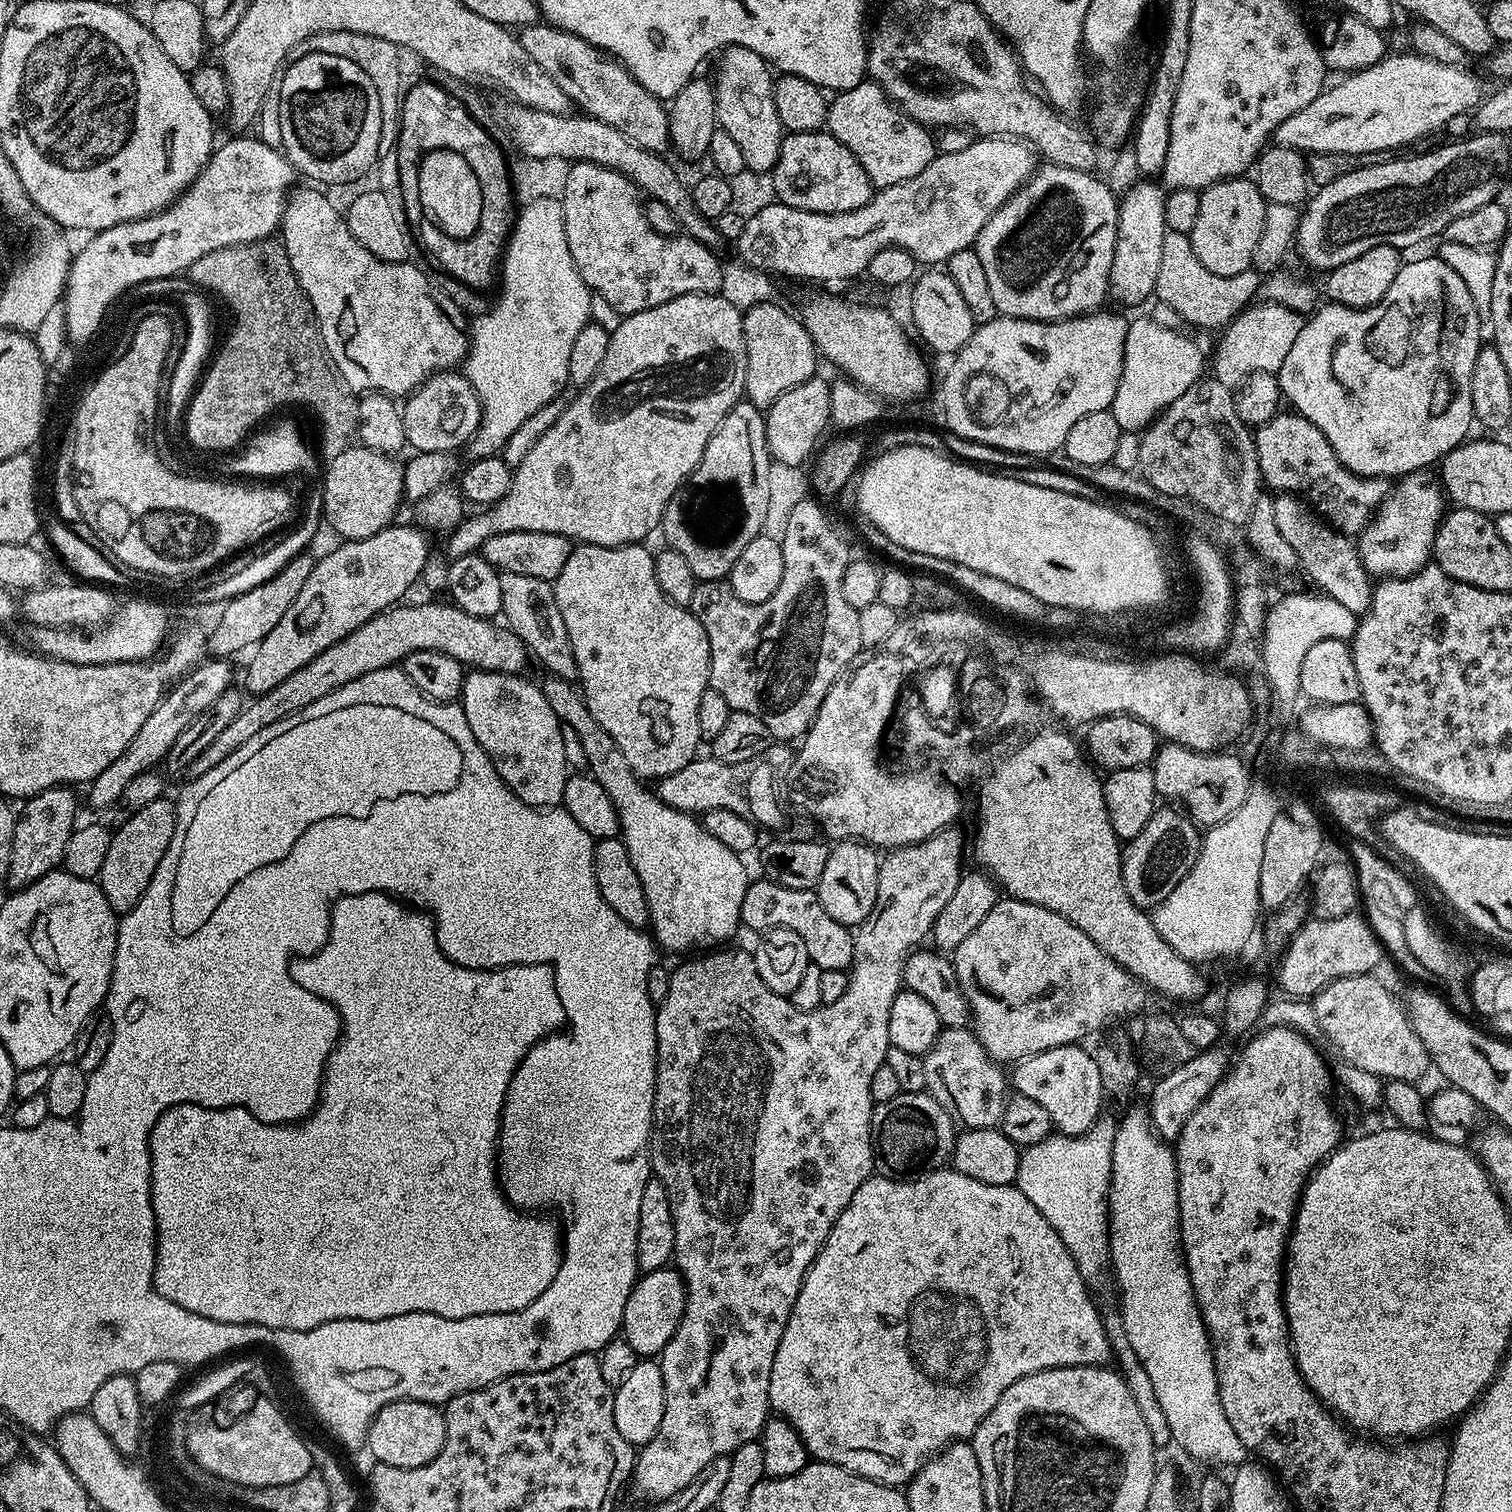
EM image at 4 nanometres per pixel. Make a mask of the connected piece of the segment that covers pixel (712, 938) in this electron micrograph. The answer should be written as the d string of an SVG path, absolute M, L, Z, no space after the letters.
M551 674L545 675L543 678L545 680L544 682L542 681L542 689L546 696L546 701L550 702L550 706L554 708L554 713L557 714L560 723L572 728L574 734L578 734L578 742L582 742L582 754L586 754L586 762L588 763L586 769L587 774L596 779L598 785L602 786L603 790L606 790L606 793L608 793L616 807L617 817L620 819L619 835L622 837L626 850L630 854L630 862L634 862L634 870L638 874L638 882L642 882L642 890L646 894L648 924L650 925L650 932L654 937L655 943L659 945L663 951L665 948L668 952L688 952L691 948L700 948L696 950L712 950L728 942L723 942L723 940L730 939L731 936L735 934L736 928L739 929L741 927L740 915L742 914L742 898L746 898L746 890L750 883L750 875L748 876L747 870L744 869L743 862L740 861L743 860L741 853L730 850L722 842L718 842L718 838L711 836L711 834L705 830L703 823L701 823L693 813L679 812L670 806L666 806L666 802L662 802L655 791L653 791L651 787L646 786L645 781L641 779L641 777L635 776L632 773L630 766L626 766L626 757L622 754L622 750L618 750L618 742L614 742L614 738L610 738L610 734L606 734L606 730L602 730L602 726L598 726L594 714L590 714L590 710L586 706L583 691L581 691L573 681L567 680L566 678L558 678Z

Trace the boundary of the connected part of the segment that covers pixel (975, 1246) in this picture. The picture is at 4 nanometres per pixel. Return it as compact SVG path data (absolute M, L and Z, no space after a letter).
M948 1166L934 1172L925 1172L915 1178L893 1178L873 1174L869 1176L866 1182L862 1182L862 1186L858 1186L858 1190L854 1190L854 1198L850 1198L850 1206L846 1206L846 1210L842 1210L842 1214L838 1214L838 1222L834 1222L822 1250L814 1258L810 1270L804 1275L800 1293L794 1302L794 1310L790 1314L790 1322L786 1322L786 1330L782 1330L782 1342L778 1342L778 1354L774 1354L774 1366L770 1370L769 1409L779 1419L792 1426L802 1438L804 1448L813 1461L842 1466L854 1474L876 1480L879 1484L907 1485L909 1480L916 1477L916 1471L928 1461L929 1456L935 1456L937 1452L943 1452L949 1444L964 1442L971 1438L976 1433L976 1427L982 1422L982 1418L986 1418L986 1414L990 1414L990 1410L994 1410L998 1398L1002 1398L1002 1394L1010 1386L1014 1386L1014 1382L1018 1378L1026 1378L1030 1374L1041 1372L1047 1368L1073 1368L1079 1364L1104 1366L1113 1359L1112 1344L1104 1330L1102 1312L1096 1309L1096 1304L1092 1301L1088 1288L1089 1285L1082 1278L1070 1250L1066 1250L1066 1246L1060 1235L1054 1230L1054 1226L1050 1226L1050 1222L1046 1222L1046 1218L1042 1218L1042 1214L1038 1214L1038 1206L1034 1206L1034 1202L1030 1202L1030 1198L1026 1198L1026 1194L1022 1194L1022 1190L1017 1188L1015 1184L990 1186L986 1182L966 1178L966 1174L955 1171Z

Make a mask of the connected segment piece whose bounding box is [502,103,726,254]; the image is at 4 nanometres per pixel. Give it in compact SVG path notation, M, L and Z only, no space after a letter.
M513 103L512 109L502 116L502 124L508 127L508 136L516 143L516 152L521 157L527 158L529 161L534 159L562 158L570 161L581 161L585 164L597 164L603 168L609 168L615 172L620 172L626 179L631 180L645 197L657 200L662 206L666 206L666 210L670 210L670 214L674 214L677 225L687 235L691 236L700 244L705 244L711 252L723 253L726 247L725 238L716 229L715 223L706 219L702 214L698 214L698 206L694 206L694 198L692 197L692 189L684 180L664 161L663 155L646 150L642 146L638 146L634 142L630 142L630 138L626 138L626 134L622 134L618 130L614 130L614 126L606 126L606 122L596 120L592 116L583 114L546 114L546 110L536 110L527 108L524 104Z

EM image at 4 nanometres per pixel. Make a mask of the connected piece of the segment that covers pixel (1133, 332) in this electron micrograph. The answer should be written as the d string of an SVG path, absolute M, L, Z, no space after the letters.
M1132 318L1128 323L1126 346L1123 350L1123 368L1118 390L1110 411L1114 414L1123 433L1138 434L1146 430L1165 408L1182 396L1190 386L1203 377L1206 354L1190 338L1148 318Z

